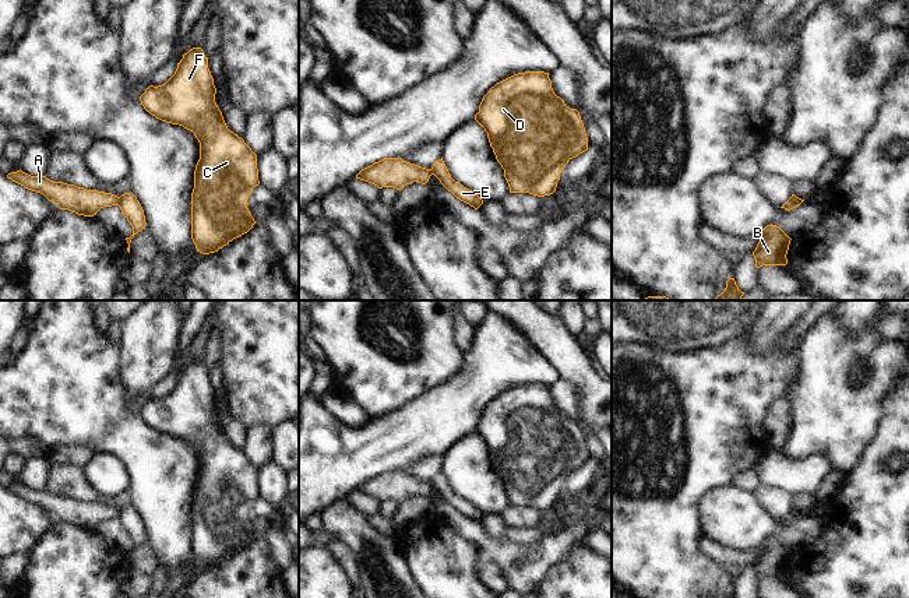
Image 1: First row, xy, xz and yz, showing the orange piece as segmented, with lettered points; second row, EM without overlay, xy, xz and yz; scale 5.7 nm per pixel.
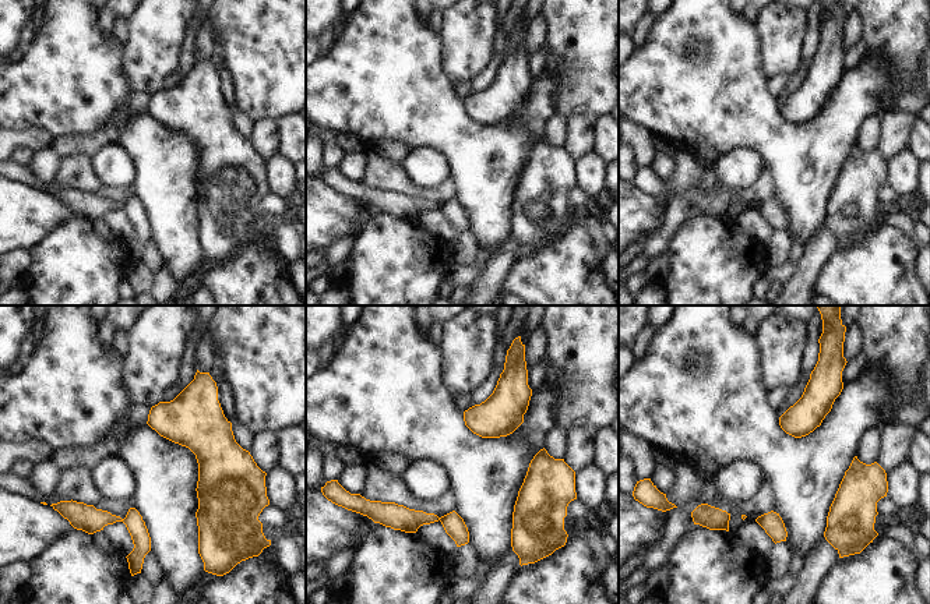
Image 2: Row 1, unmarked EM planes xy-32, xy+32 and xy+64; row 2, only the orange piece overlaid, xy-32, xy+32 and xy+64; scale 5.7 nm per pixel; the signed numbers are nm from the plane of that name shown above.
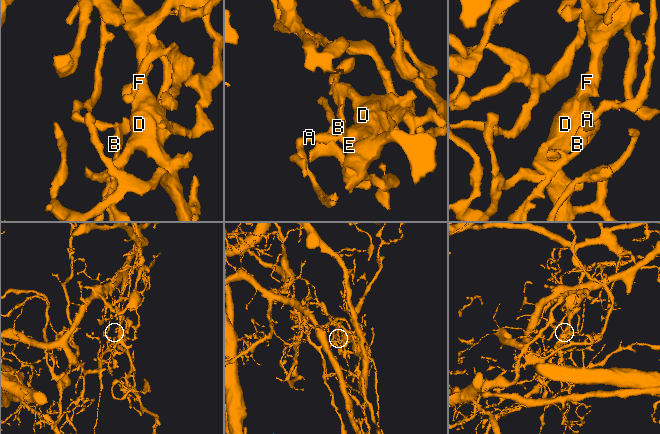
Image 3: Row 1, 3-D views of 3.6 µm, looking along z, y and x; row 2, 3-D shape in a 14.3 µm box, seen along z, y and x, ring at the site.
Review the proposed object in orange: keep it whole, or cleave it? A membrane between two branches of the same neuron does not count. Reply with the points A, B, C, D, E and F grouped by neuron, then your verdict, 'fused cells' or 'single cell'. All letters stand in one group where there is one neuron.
groups A / B C D E F; fused cells

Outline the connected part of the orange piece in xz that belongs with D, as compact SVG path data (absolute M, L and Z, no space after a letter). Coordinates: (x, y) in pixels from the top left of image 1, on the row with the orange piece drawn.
M549 73L514 74L490 88L475 120L485 129L497 162L504 169L510 193L538 197L556 191L560 173L570 159L588 150L588 137L577 109L570 109L552 88Z

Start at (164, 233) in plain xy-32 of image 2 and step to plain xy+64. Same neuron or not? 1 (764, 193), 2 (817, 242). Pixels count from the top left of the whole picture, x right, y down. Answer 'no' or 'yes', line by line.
1: no
2: no

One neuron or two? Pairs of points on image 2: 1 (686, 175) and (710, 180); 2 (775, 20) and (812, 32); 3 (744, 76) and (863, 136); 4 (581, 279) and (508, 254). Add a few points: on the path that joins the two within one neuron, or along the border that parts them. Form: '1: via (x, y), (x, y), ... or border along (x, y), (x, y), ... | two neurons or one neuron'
1: via (691, 175), (704, 179) | one neuron
2: border along (806, 14), (799, 62) | two neurons
3: border along (874, 113), (862, 122), (855, 142) | two neurons
4: border along (520, 253), (502, 286) | two neurons

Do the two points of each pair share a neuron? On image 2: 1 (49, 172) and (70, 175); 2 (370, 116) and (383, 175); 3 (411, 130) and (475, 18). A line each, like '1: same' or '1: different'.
1: different
2: different
3: different

